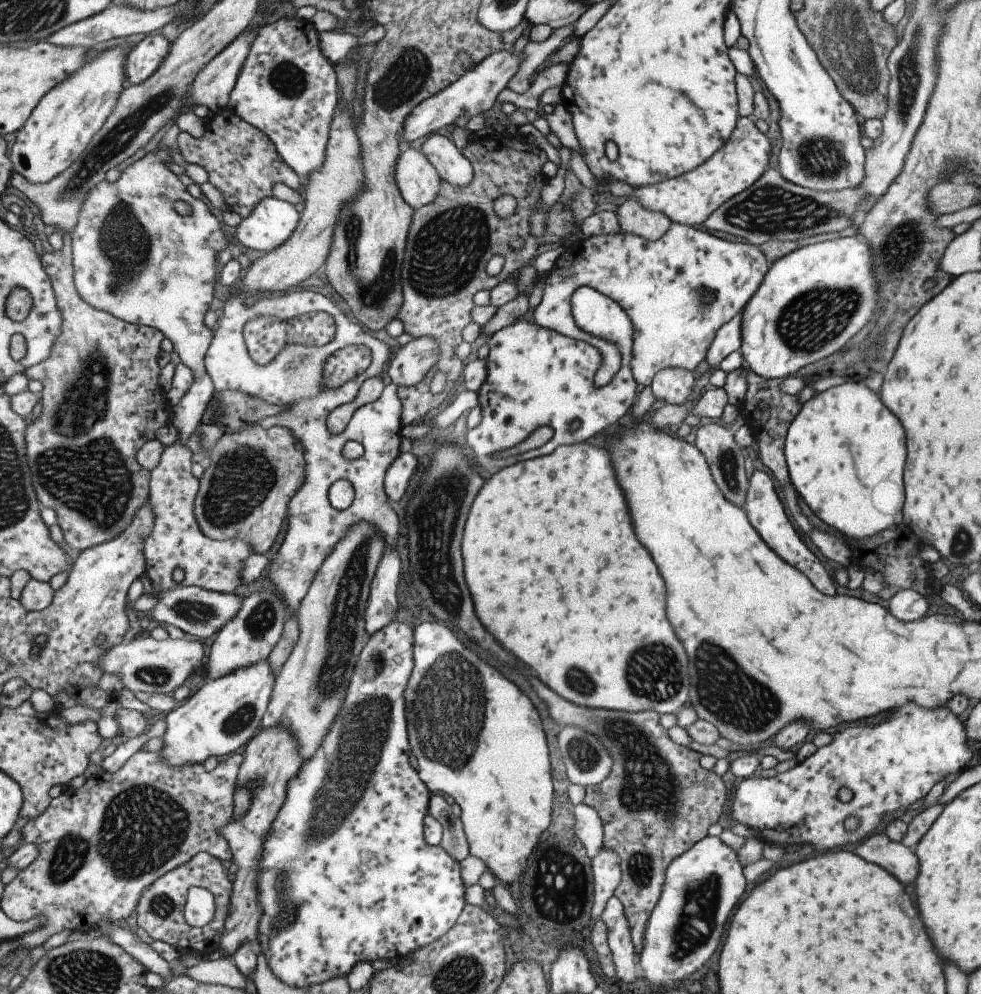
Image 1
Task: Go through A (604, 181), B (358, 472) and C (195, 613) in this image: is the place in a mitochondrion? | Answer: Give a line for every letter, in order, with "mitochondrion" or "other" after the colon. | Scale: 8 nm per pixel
A: other
B: other
C: mitochondrion

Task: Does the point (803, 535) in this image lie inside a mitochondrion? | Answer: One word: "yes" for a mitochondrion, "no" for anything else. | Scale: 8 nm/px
no

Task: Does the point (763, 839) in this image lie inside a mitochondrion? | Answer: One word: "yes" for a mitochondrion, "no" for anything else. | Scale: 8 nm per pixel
no

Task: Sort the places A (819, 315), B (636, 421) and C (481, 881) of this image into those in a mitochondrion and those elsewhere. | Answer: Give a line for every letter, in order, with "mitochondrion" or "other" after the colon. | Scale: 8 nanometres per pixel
A: mitochondrion
B: other
C: other

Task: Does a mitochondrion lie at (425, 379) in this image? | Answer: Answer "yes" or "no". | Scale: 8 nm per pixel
no

